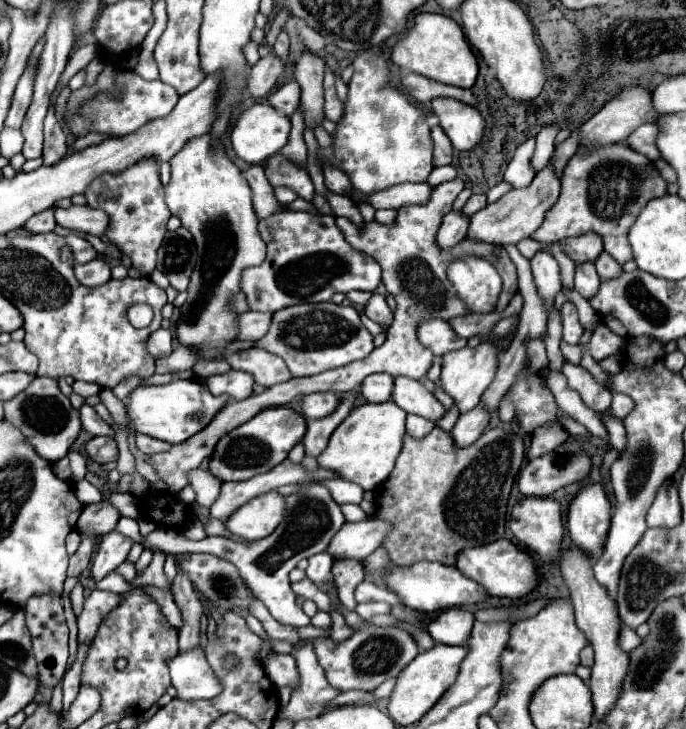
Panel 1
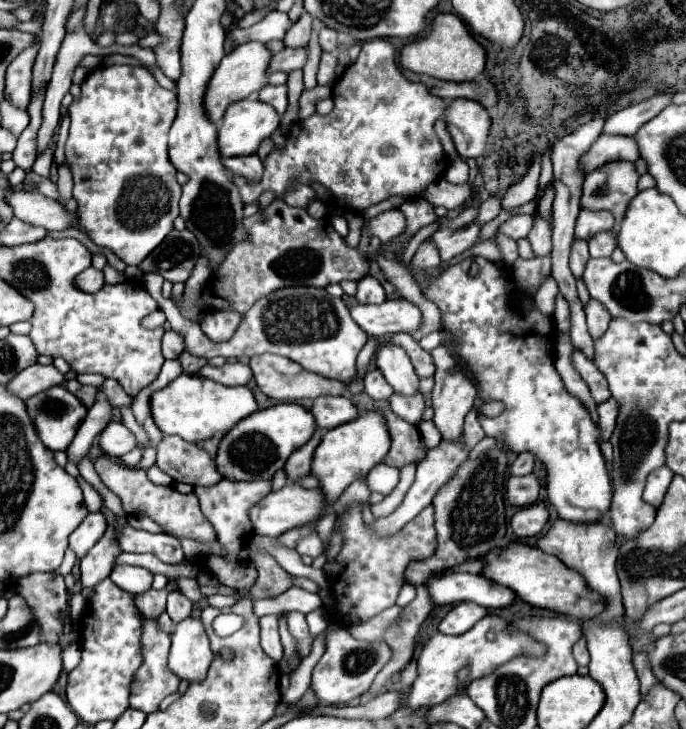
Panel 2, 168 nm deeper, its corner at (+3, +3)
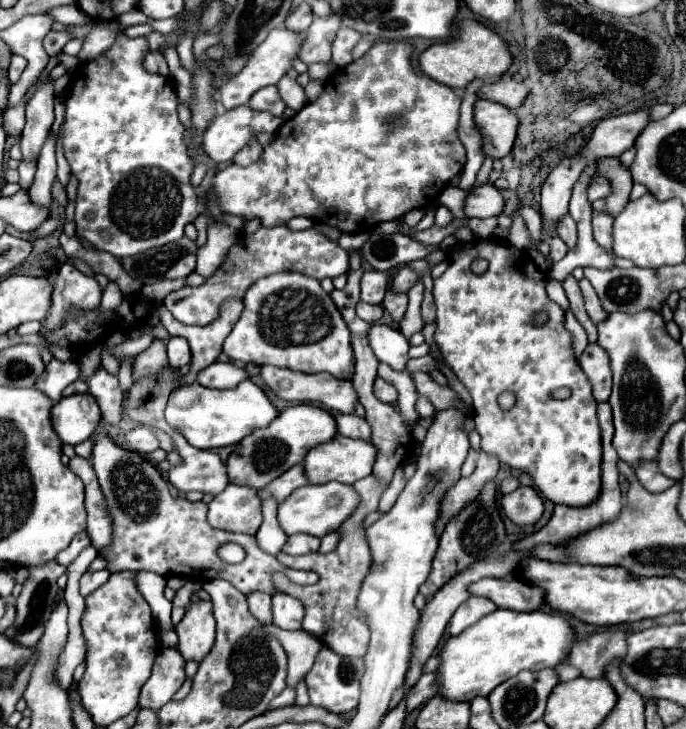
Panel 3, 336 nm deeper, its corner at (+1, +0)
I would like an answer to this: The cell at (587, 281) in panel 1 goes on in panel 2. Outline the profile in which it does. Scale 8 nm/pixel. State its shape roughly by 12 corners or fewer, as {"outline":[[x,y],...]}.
{"outline":[[576,239],[570,269],[582,277],[588,259],[588,243]]}

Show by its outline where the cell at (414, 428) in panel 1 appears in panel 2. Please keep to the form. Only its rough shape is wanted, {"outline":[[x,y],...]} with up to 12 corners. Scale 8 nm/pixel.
{"outline":[[392,395],[390,409],[404,421],[418,425],[424,397]]}

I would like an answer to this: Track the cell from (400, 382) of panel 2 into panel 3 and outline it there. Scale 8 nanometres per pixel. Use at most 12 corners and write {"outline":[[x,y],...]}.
{"outline":[[372,324],[368,344],[380,362],[404,370],[410,344],[400,330]]}

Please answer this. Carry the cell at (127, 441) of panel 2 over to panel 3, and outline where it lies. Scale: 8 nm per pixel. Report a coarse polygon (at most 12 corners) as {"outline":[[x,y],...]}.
{"outline":[[146,426],[128,432],[128,448],[142,454],[160,448],[156,434]]}

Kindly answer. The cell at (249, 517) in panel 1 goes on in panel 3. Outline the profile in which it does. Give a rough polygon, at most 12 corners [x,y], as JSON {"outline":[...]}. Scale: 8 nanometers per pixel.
{"outline":[[350,484],[304,486],[278,506],[286,534],[326,536],[360,504]]}

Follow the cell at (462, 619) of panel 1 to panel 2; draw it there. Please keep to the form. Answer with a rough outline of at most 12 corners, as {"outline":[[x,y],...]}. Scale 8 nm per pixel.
{"outline":[[458,603],[440,621],[444,635],[462,635],[472,629],[488,609]]}

